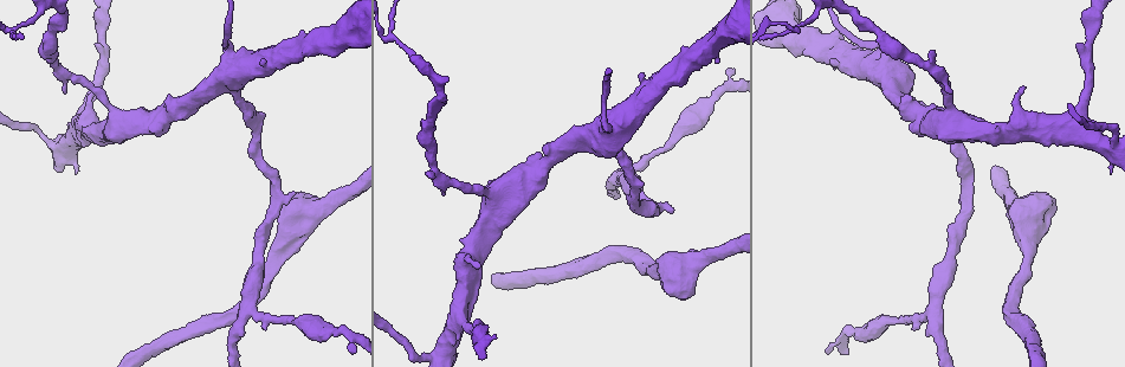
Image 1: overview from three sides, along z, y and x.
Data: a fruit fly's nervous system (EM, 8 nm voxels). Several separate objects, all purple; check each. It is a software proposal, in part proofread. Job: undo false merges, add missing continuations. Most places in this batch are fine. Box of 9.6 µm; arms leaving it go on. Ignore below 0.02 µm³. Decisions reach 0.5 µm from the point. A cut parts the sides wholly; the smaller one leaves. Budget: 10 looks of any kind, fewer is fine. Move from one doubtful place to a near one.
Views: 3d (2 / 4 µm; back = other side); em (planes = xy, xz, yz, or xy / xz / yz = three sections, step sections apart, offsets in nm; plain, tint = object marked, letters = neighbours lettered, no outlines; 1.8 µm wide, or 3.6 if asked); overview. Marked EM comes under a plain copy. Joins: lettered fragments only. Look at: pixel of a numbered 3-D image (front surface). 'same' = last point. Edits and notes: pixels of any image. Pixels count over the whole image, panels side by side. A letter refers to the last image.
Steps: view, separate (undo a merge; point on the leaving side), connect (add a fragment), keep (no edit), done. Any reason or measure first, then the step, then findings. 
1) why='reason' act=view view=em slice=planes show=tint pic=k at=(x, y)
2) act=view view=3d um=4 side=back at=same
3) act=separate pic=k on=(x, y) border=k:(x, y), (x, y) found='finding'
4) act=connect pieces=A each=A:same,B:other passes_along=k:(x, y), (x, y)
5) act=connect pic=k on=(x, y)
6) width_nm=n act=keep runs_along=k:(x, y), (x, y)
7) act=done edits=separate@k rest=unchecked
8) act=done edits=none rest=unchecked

why='sudden change in width' act=view view=3d um=4 pic=1 at=(289, 240)

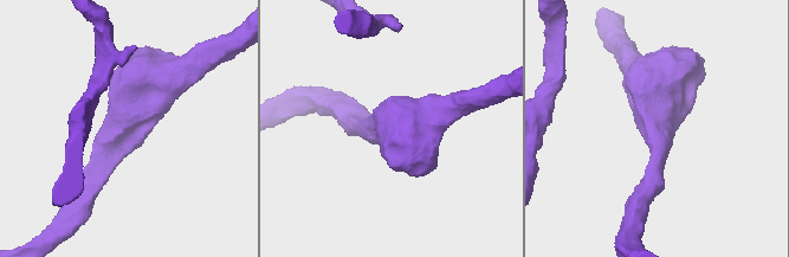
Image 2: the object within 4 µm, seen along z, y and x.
why='need the tissue' act=view view=em um=3.6 slice=planes show=letters pic=2 at=(656, 125)

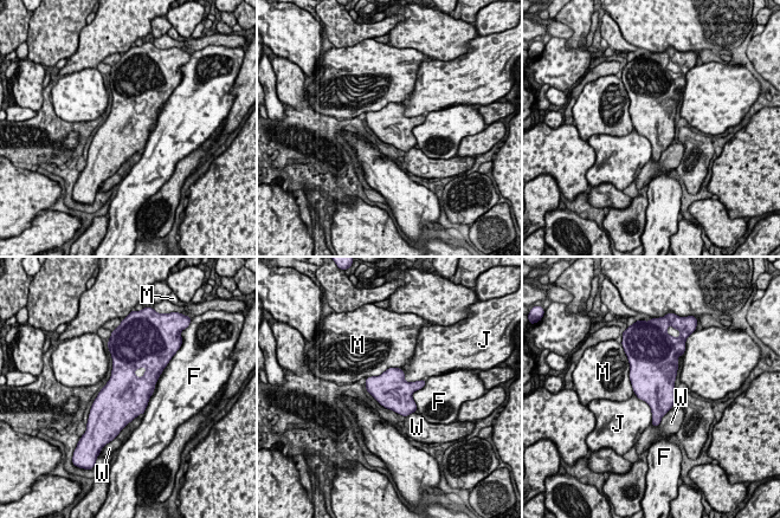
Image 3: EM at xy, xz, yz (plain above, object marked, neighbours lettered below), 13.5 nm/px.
act=keep each=F:other,J:other,M:other,W:other border=3:(399, 368), (406, 381), (425, 380) found='continuous, no second neuron'

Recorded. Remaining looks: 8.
act=view view=em slice=xy step=16 show=tint pic=1 at=(966, 195)

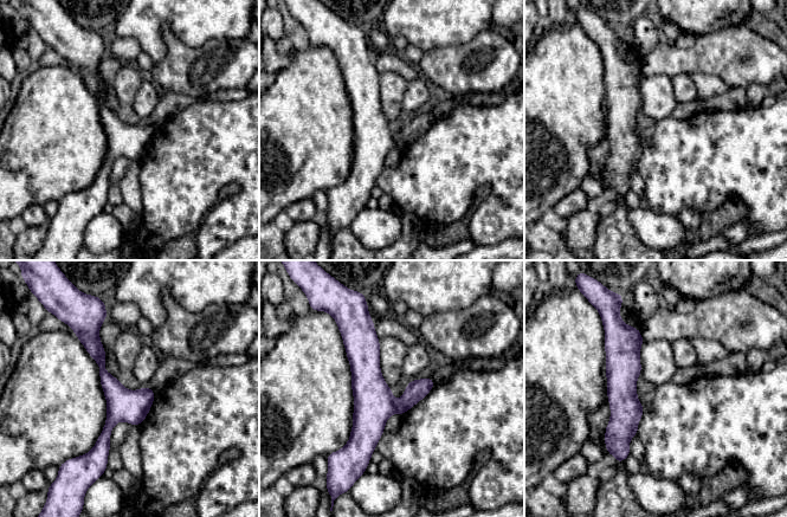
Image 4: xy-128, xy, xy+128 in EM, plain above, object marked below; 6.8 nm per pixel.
act=view view=em slice=yz step=8 show=letters at=same

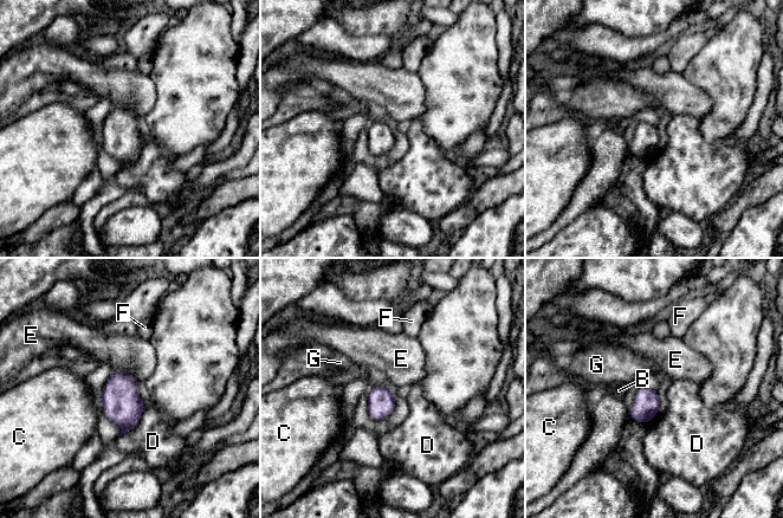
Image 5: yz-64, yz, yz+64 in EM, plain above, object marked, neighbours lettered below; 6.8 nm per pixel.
act=keep each=B:other,C:other,D:other,E:other,F:other,G:other border=5:(114, 370), (129, 373), (138, 383) found='no lettered fragment goes on from it'

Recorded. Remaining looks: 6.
why='calibre changes' act=view view=3d um=4 pic=1 at=(608, 124)

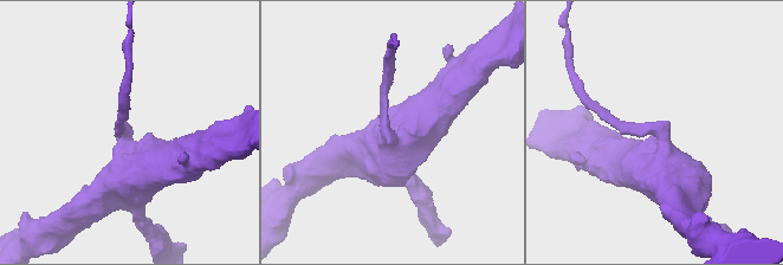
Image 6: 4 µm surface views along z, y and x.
why='now the EM' act=view view=em um=3.6 slice=xz step=4 show=letters pic=6 at=(659, 128)

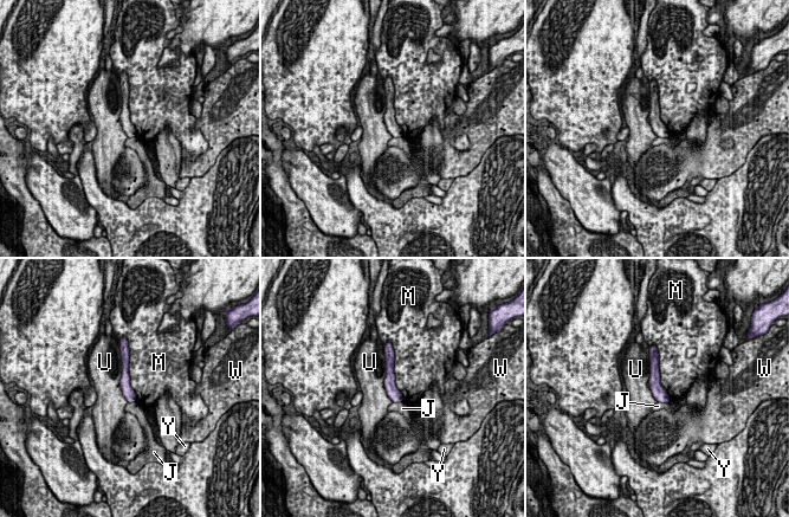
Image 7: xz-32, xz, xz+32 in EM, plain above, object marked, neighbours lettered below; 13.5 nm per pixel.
longest_contact=M:750nm act=keep each=J:other,M:other,U:other,W:other,Y:other border=7:(393, 350), (394, 382), (402, 402) found='all the same neuron'

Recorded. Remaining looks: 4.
why='an open end' act=view view=em um=3.6 slice=planes show=letters pic=1 at=(1024, 87)

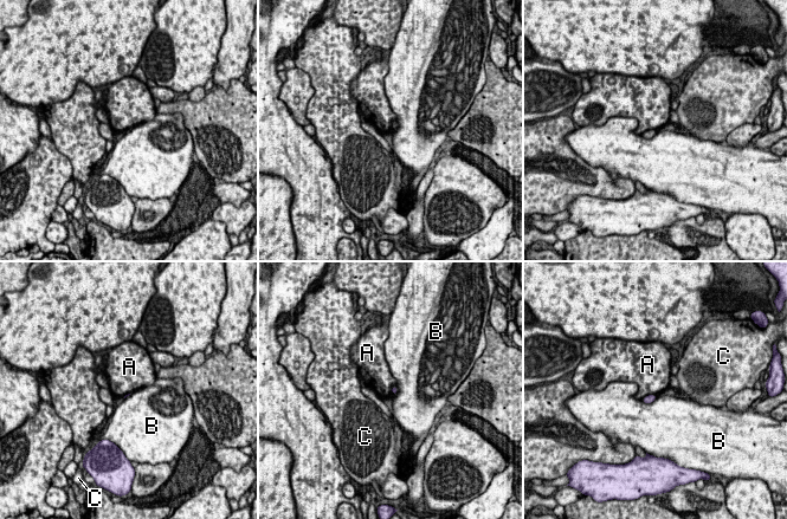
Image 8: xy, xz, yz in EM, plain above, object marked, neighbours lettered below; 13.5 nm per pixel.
act=keep each=A:other,B:other,C:other border=8:(656, 394), (649, 394), (642, 399) found='none of them fits'

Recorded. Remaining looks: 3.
act=done edits=none rest=unchecked

